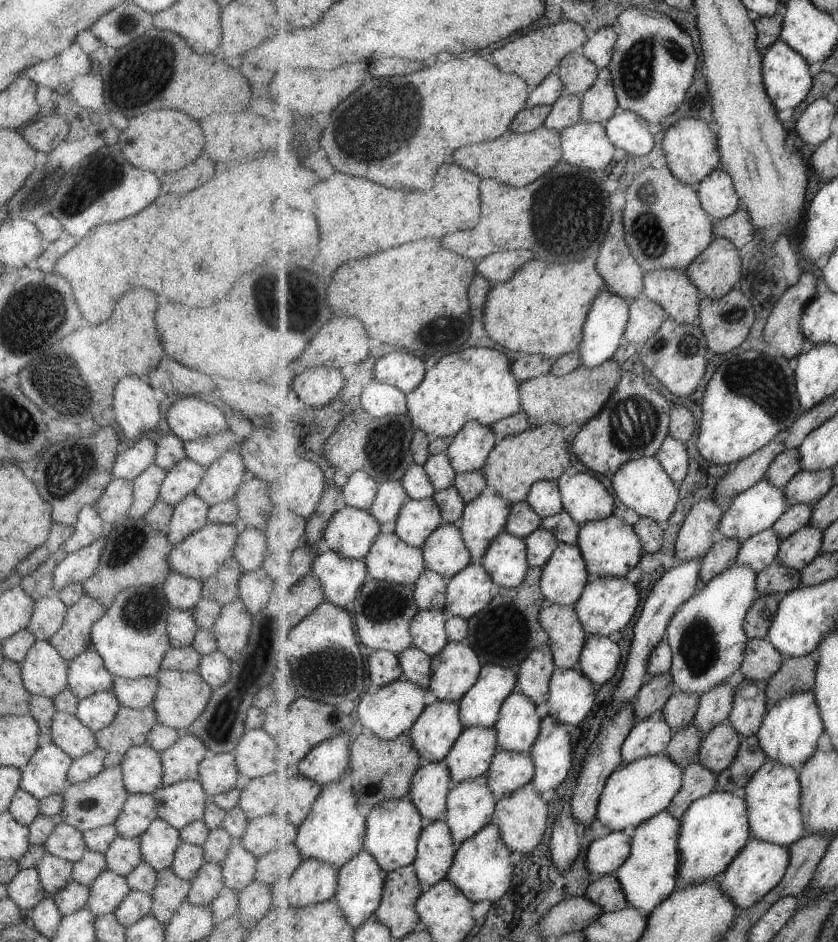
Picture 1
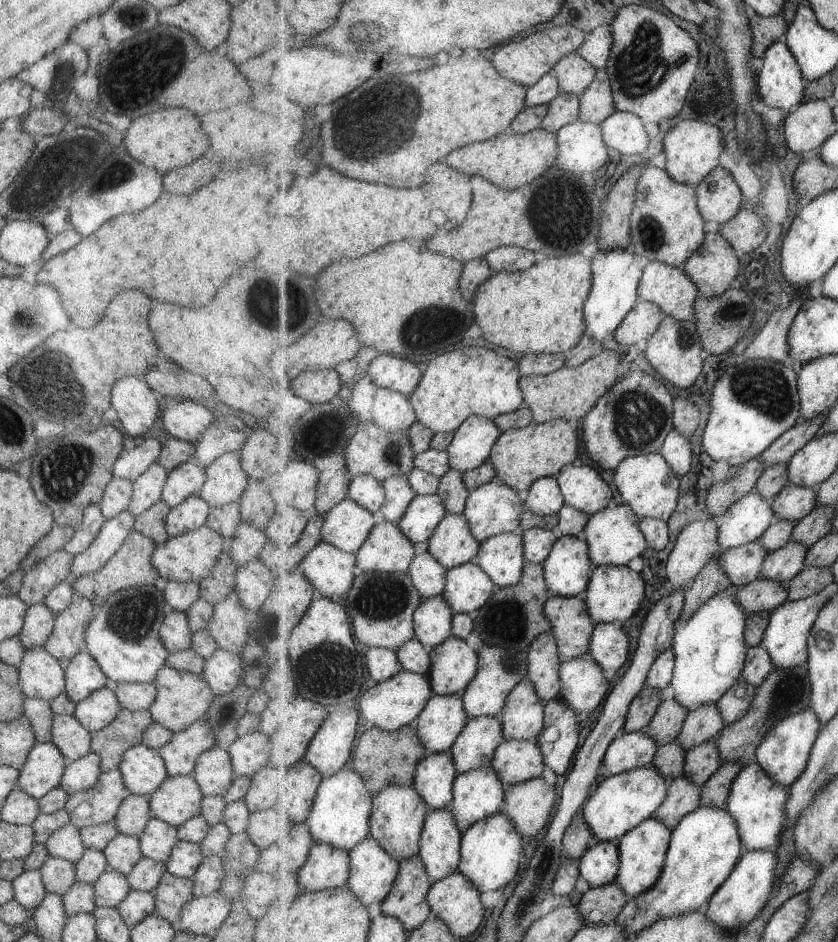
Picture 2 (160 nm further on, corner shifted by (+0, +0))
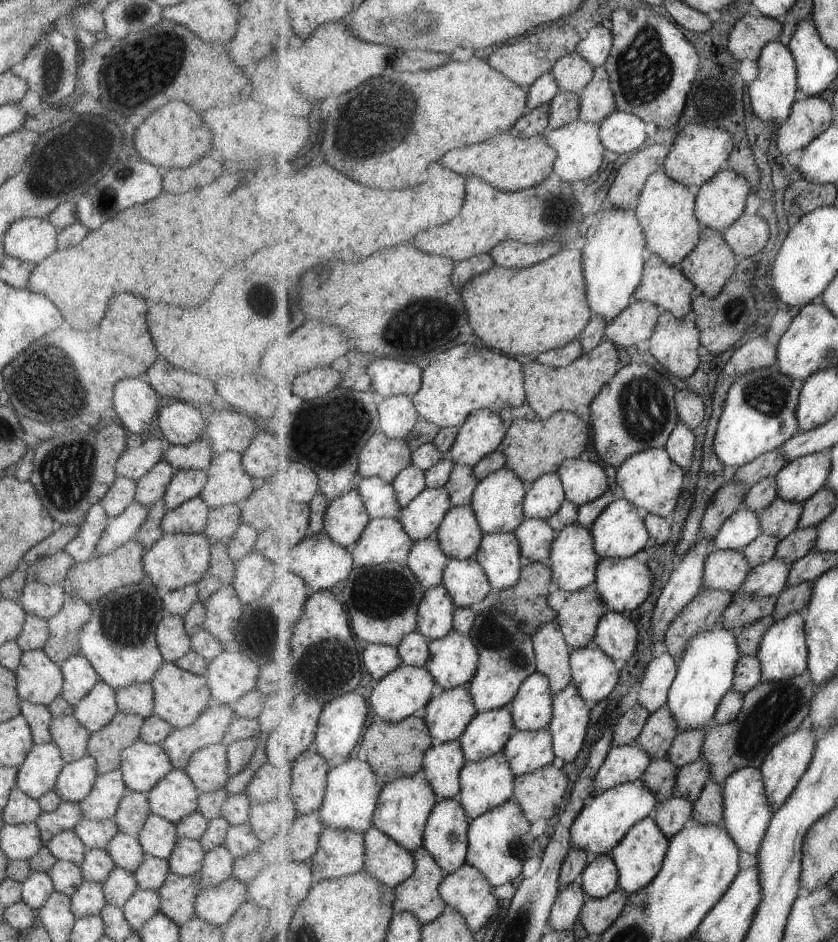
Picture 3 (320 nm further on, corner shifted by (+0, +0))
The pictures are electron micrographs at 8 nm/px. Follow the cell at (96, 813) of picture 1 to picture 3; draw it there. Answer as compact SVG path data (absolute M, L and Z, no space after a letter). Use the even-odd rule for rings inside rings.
M119 769L97 775L93 781L91 790L78 800L77 804L80 808L82 818L89 820L103 820L113 816L117 810L119 801L129 792L128 788L124 785L122 774Z

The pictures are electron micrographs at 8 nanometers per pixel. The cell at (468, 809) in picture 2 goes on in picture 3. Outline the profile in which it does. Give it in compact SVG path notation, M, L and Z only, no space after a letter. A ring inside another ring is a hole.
M505 750L479 762L467 761L460 776L462 791L459 800L463 808L466 808L470 820L472 821L474 818L493 810L493 808L513 800L516 778Z

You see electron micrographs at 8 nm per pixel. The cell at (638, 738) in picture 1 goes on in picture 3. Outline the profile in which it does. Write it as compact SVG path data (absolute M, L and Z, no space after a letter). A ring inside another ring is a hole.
M613 746L595 777L594 785L605 792L622 784L634 783L641 780L651 764L652 758L642 748Z

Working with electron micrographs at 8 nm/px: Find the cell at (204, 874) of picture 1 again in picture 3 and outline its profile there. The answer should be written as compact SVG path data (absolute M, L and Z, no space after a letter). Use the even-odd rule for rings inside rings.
M223 845L212 848L202 858L200 876L200 888L215 886L226 879L232 871L234 858L226 851Z

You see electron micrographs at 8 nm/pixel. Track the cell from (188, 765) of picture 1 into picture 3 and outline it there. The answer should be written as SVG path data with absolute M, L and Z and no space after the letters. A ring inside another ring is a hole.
M231 705L205 707L190 725L172 731L158 744L173 769L183 769L188 758L201 747L219 742L234 712Z

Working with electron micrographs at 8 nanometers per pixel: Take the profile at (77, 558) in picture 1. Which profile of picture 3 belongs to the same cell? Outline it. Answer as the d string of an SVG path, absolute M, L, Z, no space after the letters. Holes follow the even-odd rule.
M133 500L117 516L108 517L107 526L103 529L92 556L114 551L131 539L145 520L148 508Z

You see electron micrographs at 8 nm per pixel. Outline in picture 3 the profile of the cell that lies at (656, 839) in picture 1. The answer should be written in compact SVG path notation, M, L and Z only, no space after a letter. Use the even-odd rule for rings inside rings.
M649 816L635 824L625 835L622 842L610 852L615 864L618 866L619 888L629 895L647 888L654 882L659 871L662 870L662 864L669 847L670 840L668 836L662 831L662 828L659 828L653 816Z

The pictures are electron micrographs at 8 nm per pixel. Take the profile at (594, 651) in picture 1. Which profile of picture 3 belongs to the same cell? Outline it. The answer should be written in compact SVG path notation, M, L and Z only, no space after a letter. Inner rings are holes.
M609 612L600 620L594 644L599 645L617 664L621 665L635 654L639 644L637 623L629 615Z

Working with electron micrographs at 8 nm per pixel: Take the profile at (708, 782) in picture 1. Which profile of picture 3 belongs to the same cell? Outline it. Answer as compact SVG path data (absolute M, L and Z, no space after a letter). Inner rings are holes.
M675 792L665 802L656 806L655 822L671 840L678 832L681 832L687 824L693 822L692 814L694 804L686 798L679 797Z

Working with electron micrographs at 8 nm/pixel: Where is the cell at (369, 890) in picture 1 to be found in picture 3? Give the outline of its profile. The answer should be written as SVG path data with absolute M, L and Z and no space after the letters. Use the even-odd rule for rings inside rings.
M375 826L365 834L366 866L383 884L394 889L410 879L416 871L416 858L411 849Z

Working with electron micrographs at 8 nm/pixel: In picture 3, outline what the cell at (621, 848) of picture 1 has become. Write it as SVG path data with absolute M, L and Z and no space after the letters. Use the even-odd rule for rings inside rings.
M609 855L592 857L579 881L587 899L604 899L618 888L618 866Z

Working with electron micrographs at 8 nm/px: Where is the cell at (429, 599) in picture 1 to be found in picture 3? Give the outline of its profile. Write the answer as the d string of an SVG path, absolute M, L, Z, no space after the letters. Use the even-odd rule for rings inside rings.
M437 535L414 541L406 565L418 576L419 582L426 588L435 588L444 581L444 570L450 561Z

